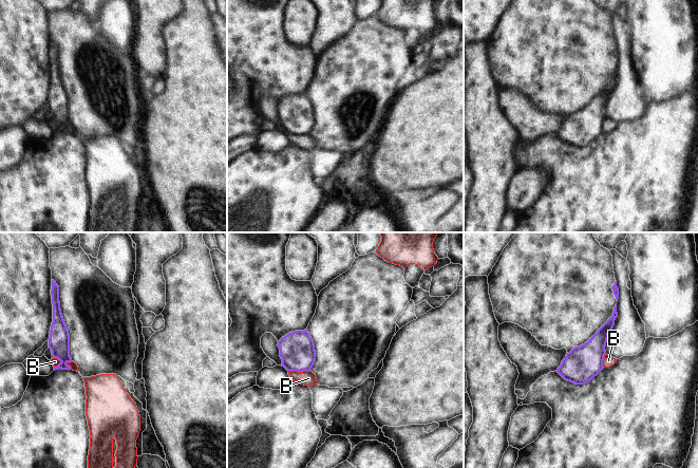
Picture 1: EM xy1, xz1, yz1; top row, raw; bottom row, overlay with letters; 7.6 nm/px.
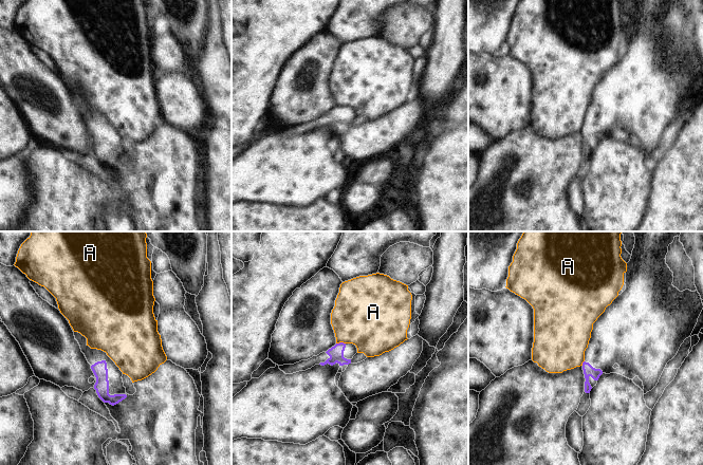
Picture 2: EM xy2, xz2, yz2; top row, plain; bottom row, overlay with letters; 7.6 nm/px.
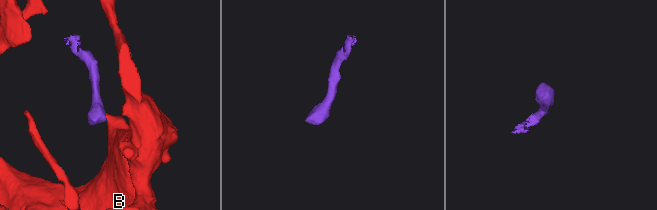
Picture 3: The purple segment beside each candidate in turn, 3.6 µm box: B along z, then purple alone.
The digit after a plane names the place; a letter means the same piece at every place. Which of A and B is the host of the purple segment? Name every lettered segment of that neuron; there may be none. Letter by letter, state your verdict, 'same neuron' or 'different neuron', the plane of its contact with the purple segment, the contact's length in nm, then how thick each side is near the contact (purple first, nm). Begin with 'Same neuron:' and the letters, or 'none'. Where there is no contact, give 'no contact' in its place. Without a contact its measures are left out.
Same neuron: none
A: different neuron; meets purple in xz2; contact 70 nm long; 110 nm thick on the purple side, 420 nm on the other
B: different neuron; meets purple in xz1; contact 170 nm long; 280 nm thick on the purple side, 110 nm on the other

